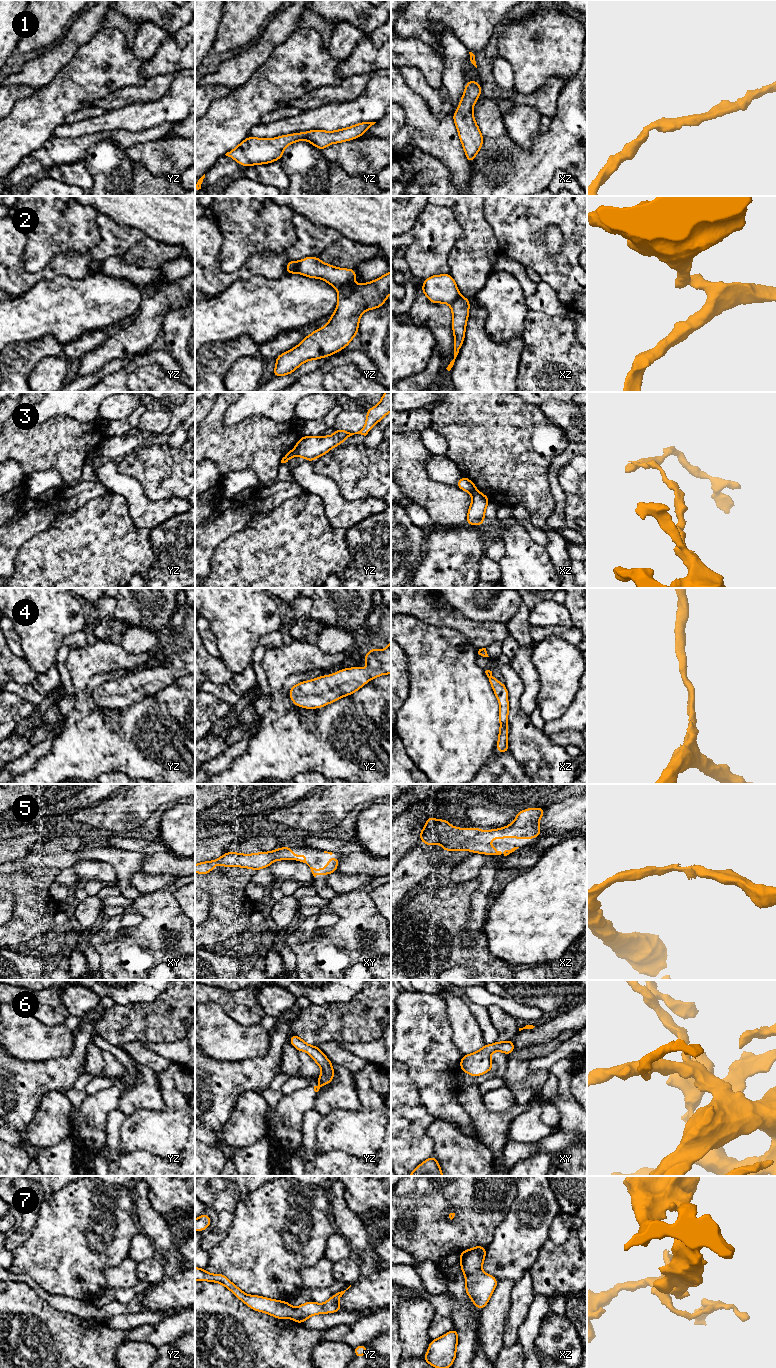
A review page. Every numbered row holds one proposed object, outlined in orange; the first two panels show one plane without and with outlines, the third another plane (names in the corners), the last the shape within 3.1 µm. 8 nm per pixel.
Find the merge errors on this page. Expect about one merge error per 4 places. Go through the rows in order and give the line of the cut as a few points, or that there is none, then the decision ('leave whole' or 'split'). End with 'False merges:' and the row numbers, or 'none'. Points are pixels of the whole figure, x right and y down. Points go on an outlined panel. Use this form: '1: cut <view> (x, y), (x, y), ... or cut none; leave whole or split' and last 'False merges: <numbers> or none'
1: cut none; leave whole
2: cut yz (297, 262), (298, 272); split
3: cut yz (292, 450), (293, 455); split
4: cut none; leave whole
5: cut none; leave whole
6: cut none; leave whole
7: cut none; leave whole
False merges: 2, 3

